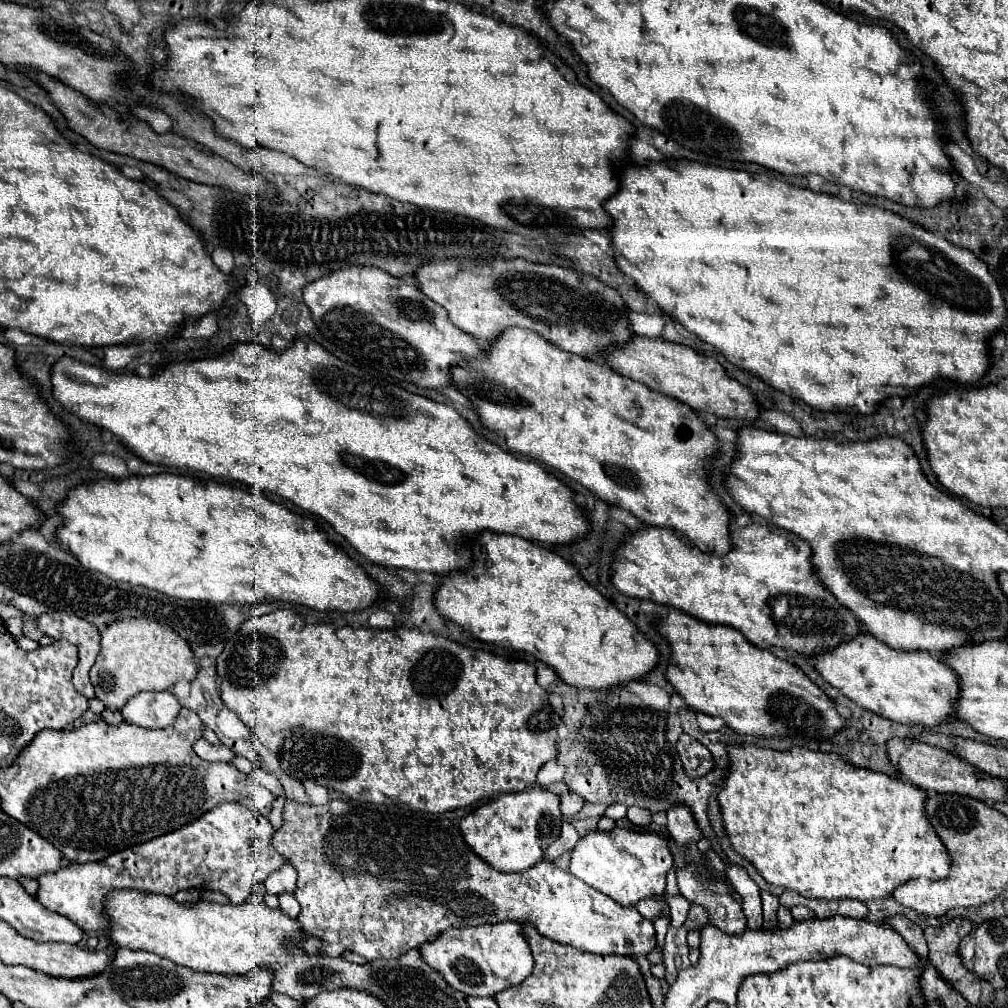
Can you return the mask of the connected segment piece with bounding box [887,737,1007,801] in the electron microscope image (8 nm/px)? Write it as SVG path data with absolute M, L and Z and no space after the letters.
M895 737L887 741L887 757L891 765L897 769L899 779L911 781L929 793L957 793L957 795L969 795L981 801L1007 801L1007 791L1005 791L1007 787L1001 779L991 777L969 763L963 763L959 757L955 757L945 749L939 749L915 739Z

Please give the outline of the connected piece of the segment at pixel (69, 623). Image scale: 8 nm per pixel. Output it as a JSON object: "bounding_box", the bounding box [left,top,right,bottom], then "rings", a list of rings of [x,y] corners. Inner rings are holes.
{"bounding_box":[35,611,101,699],"rings":[[[64,611],[41,615],[35,623],[45,635],[53,637],[55,641],[69,641],[79,649],[79,665],[73,673],[73,685],[81,695],[85,695],[87,699],[93,699],[95,693],[89,681],[89,671],[101,647],[101,635],[97,627],[93,627],[89,621],[77,615],[69,615]]]}

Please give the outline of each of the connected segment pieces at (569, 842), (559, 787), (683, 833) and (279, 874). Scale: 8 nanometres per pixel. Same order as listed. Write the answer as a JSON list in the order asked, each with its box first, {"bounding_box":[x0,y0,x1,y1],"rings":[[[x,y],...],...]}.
[{"bounding_box":[545,823,579,861],"rings":[[[563,823],[563,827],[561,827],[561,835],[559,835],[559,839],[557,839],[555,843],[549,845],[549,849],[547,849],[547,853],[545,853],[545,859],[553,861],[553,859],[559,857],[561,853],[571,851],[571,849],[575,847],[577,839],[579,839],[577,829],[575,829],[571,823]]]},{"bounding_box":[545,783,585,817],"rings":[[[553,783],[553,785],[545,787],[545,789],[549,789],[555,795],[559,795],[559,799],[561,799],[561,811],[563,811],[565,817],[577,815],[581,811],[581,807],[585,805],[585,801],[577,793],[573,793],[565,783]]]},{"bounding_box":[667,803,703,841],"rings":[[[675,803],[667,811],[667,831],[675,841],[701,841],[703,831],[699,829],[693,813],[683,803]]]},{"bounding_box":[265,863,297,895],"rings":[[[285,863],[279,871],[273,871],[267,879],[265,879],[265,889],[267,893],[273,895],[281,895],[281,893],[295,893],[295,885],[297,885],[297,873],[293,869],[291,863]]]}]

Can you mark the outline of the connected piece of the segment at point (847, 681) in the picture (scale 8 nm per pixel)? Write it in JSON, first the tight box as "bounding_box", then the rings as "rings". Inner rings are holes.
{"bounding_box":[809,633,957,727],"rings":[[[863,633],[841,645],[809,657],[817,673],[835,689],[843,691],[859,707],[897,723],[933,727],[953,715],[957,699],[957,675],[931,651],[897,651],[873,635]]]}

